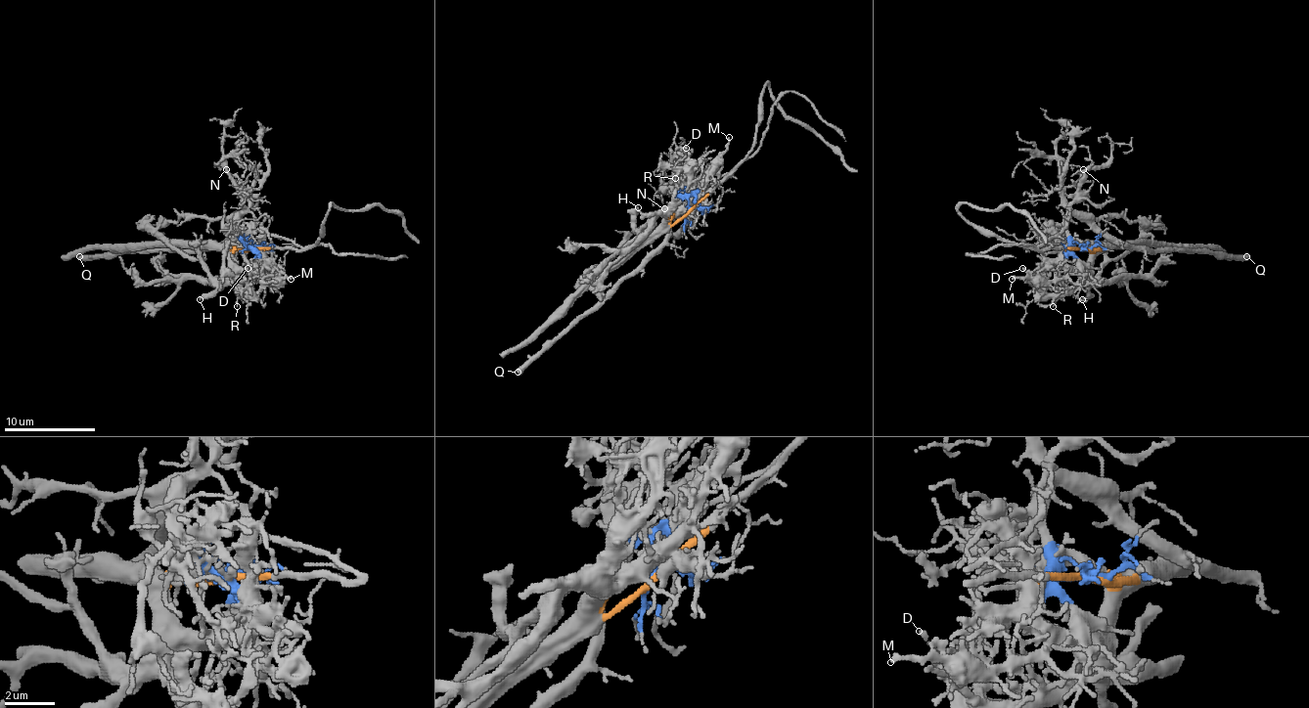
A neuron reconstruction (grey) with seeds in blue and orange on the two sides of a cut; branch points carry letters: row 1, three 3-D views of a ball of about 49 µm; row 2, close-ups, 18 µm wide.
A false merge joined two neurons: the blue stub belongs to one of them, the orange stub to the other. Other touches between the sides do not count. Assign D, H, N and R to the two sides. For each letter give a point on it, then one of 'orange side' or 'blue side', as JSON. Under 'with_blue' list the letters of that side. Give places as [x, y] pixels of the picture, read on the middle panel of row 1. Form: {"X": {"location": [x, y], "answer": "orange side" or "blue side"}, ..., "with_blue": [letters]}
{"D": {"location": [686, 148], "answer": "orange side"}, "H": {"location": [638, 207], "answer": "orange side"}, "N": {"location": [664, 208], "answer": "blue side"}, "R": {"location": [675, 178], "answer": "orange side"}, "with_blue": ["N"]}

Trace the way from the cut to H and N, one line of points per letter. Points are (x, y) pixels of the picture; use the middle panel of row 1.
H: (690, 209), (676, 221), (644, 214), (637, 207)
N: (690, 209), (690, 200), (678, 196), (678, 189), (673, 194), (678, 202), (664, 209)

